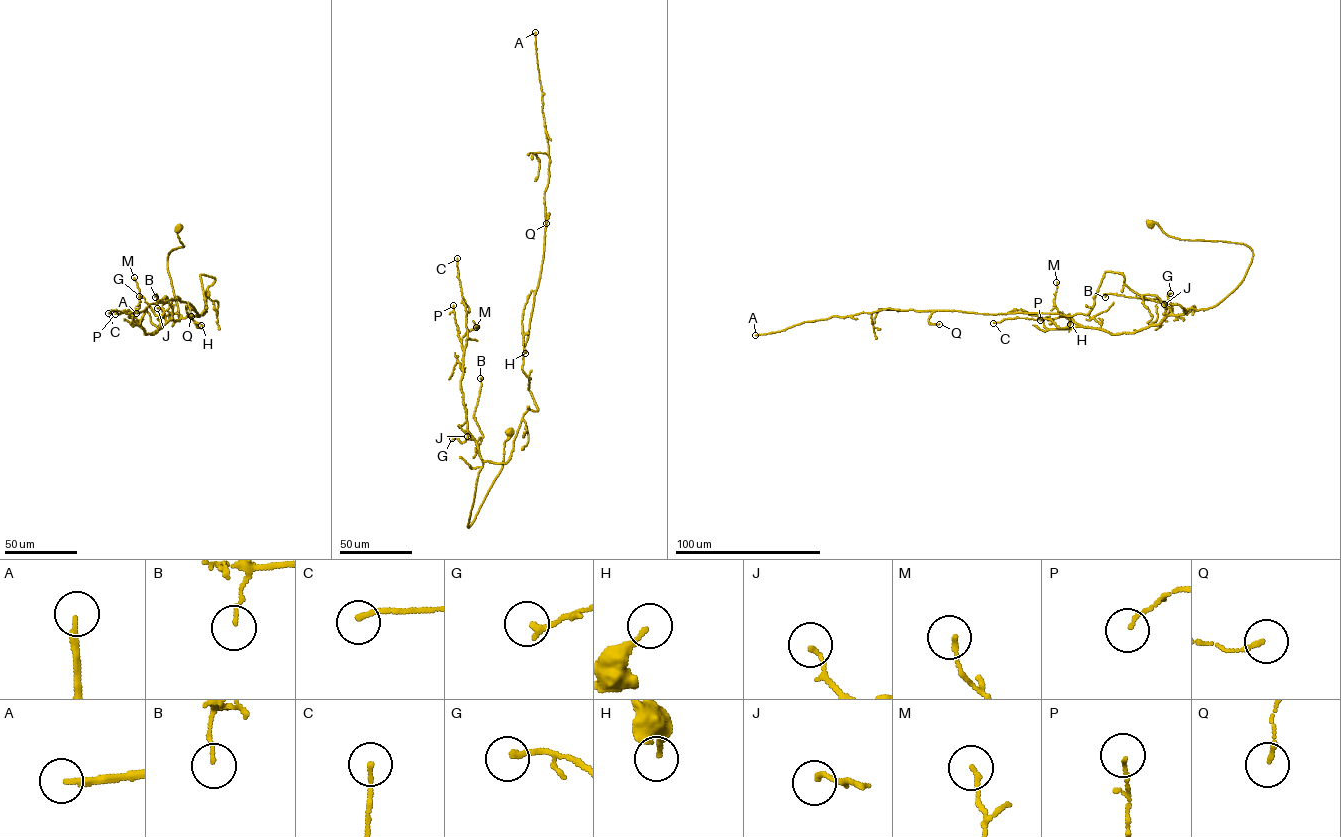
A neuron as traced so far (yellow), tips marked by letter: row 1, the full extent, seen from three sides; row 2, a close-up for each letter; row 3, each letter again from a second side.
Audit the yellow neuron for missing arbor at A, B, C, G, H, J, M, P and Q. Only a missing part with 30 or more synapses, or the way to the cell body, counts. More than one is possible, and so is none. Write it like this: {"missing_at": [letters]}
{"missing_at": ["A"]}

